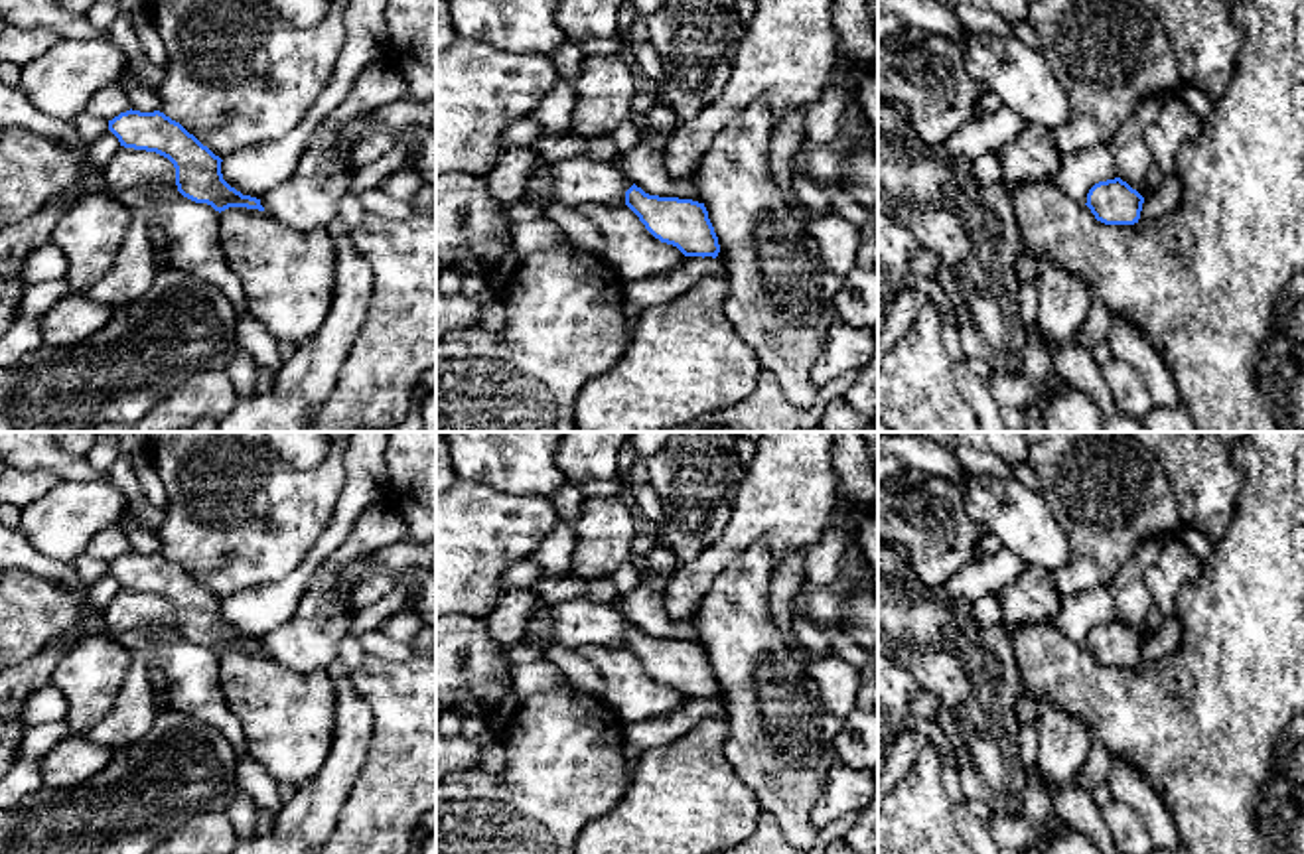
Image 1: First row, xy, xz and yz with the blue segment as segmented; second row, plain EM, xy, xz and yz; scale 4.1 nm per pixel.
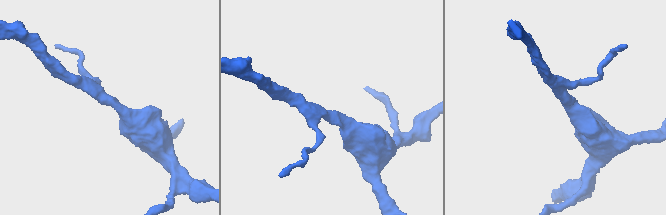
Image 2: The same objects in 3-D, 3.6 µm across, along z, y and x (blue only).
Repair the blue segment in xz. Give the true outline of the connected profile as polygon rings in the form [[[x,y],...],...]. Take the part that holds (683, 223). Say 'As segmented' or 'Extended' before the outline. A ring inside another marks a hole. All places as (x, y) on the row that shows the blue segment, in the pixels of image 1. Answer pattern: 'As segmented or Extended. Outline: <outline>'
As segmented. Outline: [[[633,183],[625,191],[625,205],[655,239],[677,247],[685,256],[718,256],[718,237],[704,203],[649,195]]]

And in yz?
As segmented. Outline: [[[1121,178],[1095,183],[1087,193],[1087,207],[1105,225],[1134,225],[1144,197]]]

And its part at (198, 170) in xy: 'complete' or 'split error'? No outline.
complete

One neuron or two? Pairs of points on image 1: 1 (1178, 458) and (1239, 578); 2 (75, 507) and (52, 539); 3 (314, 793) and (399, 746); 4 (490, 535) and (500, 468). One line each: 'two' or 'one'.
1: two
2: one
3: two
4: two

